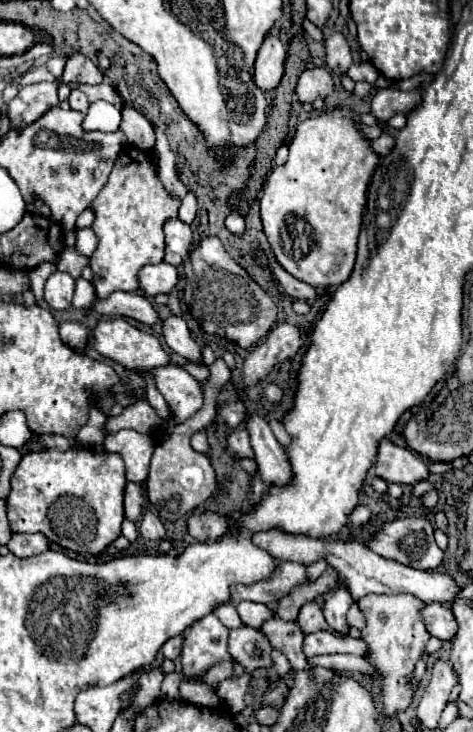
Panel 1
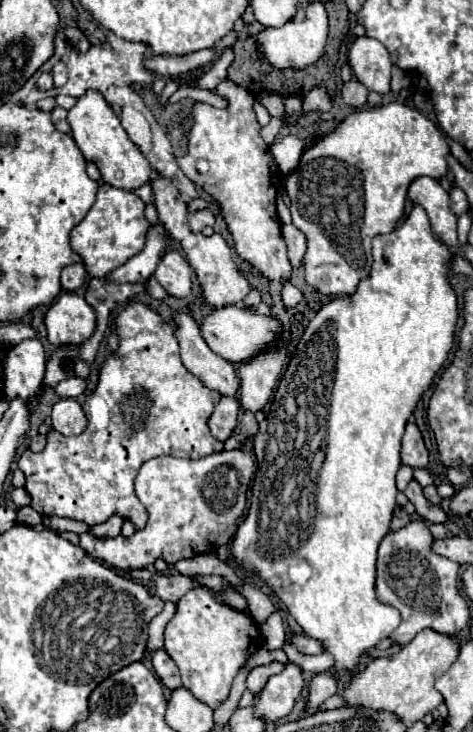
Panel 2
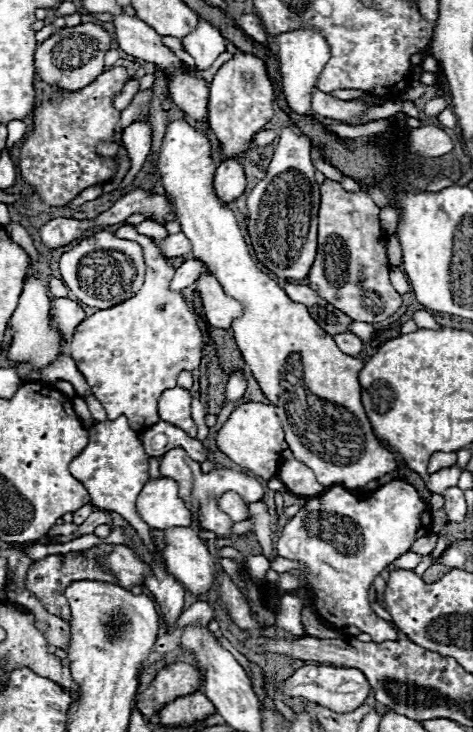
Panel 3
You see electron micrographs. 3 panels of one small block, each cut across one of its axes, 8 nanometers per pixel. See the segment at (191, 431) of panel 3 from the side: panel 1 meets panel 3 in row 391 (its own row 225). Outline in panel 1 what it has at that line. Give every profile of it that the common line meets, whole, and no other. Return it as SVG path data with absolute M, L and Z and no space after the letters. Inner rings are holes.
M170 220L164 224L166 234L166 256L164 262L172 266L180 266L192 248L192 230L180 220Z

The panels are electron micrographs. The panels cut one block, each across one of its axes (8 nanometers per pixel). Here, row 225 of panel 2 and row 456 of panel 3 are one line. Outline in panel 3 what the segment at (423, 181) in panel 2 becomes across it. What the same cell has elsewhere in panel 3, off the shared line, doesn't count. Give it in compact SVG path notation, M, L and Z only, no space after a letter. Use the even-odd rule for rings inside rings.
M434 452L428 464L428 474L434 474L442 468L450 468L452 464L456 464L456 452Z

